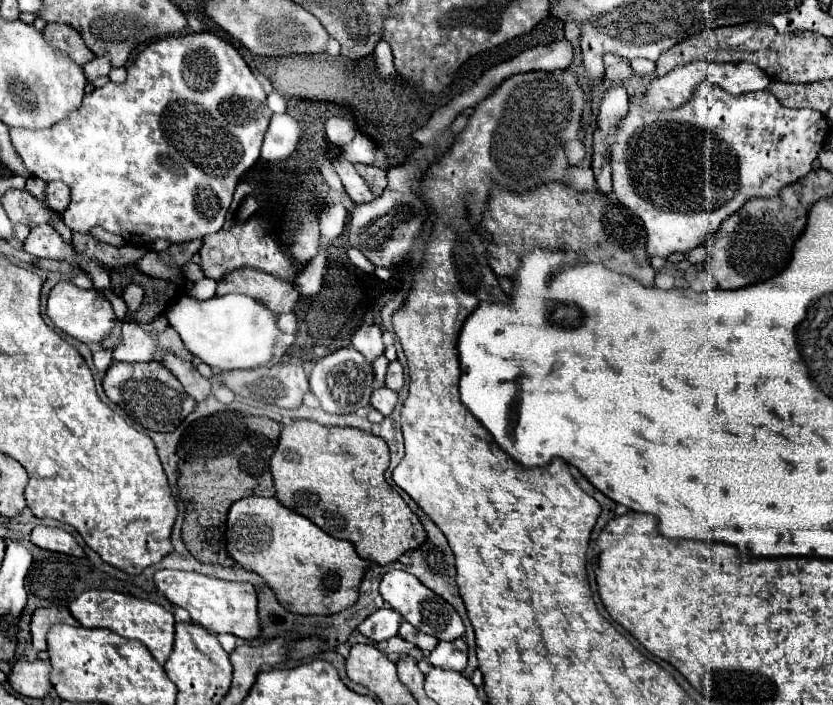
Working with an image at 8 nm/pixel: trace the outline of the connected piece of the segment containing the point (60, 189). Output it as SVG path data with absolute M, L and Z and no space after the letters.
M47 182L45 202L49 208L63 214L65 208L69 206L69 186L63 182Z

